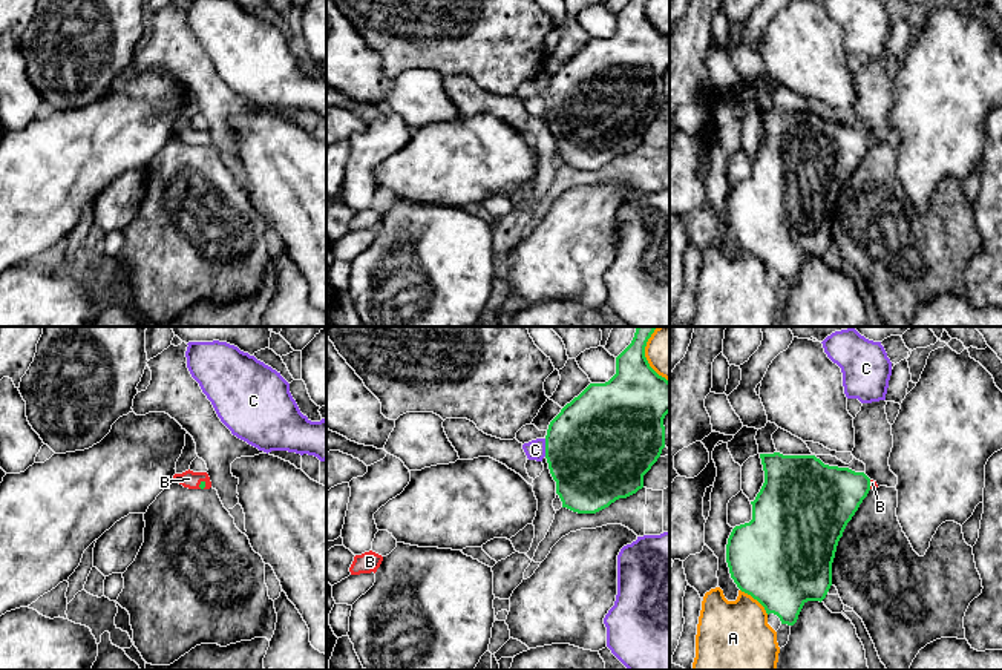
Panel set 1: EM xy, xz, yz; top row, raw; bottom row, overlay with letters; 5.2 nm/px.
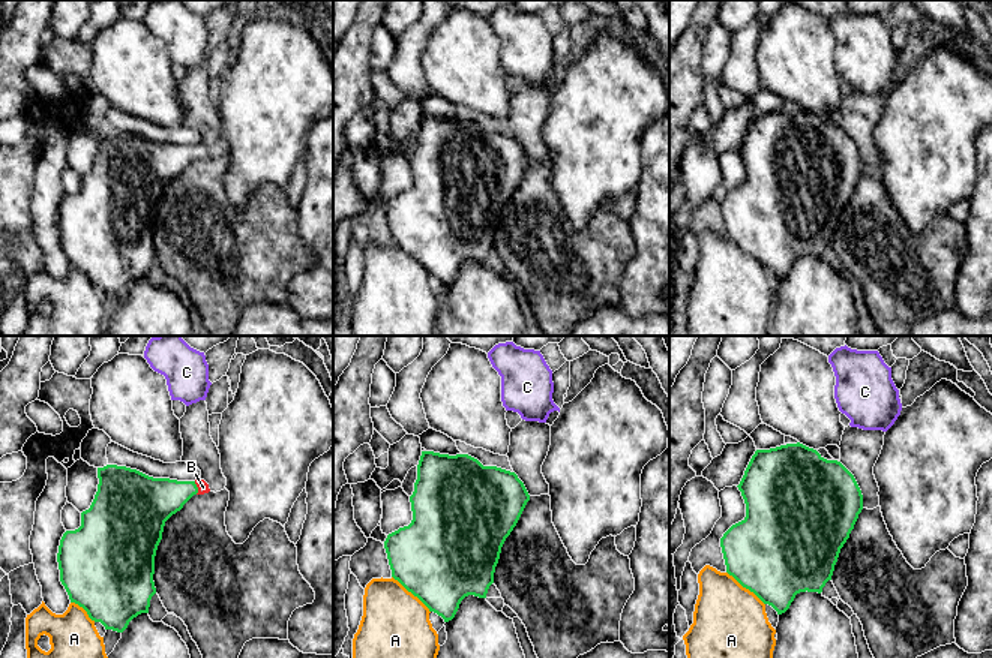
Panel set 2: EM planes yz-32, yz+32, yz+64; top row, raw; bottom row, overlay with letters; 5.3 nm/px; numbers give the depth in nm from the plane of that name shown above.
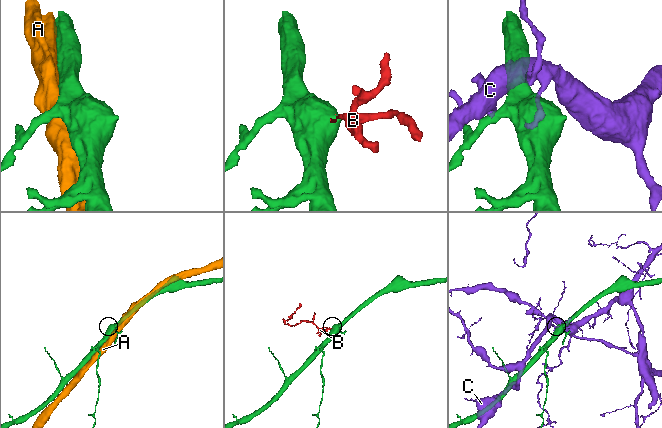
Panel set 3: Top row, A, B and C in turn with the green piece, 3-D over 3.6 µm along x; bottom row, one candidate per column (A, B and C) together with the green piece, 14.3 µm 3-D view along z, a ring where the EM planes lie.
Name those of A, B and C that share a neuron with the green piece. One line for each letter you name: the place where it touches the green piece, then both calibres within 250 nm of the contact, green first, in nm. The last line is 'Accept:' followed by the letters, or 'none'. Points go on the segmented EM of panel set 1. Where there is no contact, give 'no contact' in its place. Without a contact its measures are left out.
B: meets green in xy at (201, 483); 30 nm thick on the green side, 90 nm on the other
Accept: B

